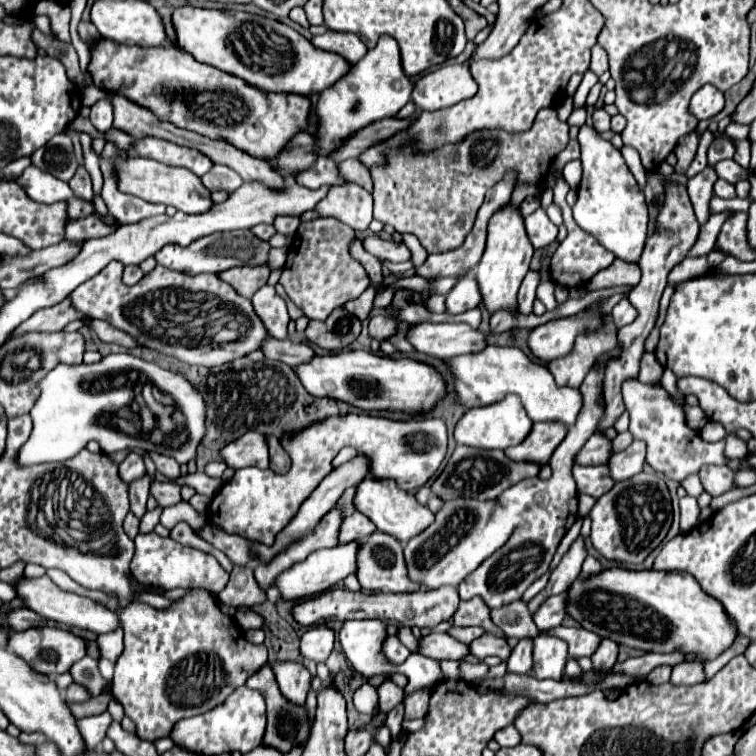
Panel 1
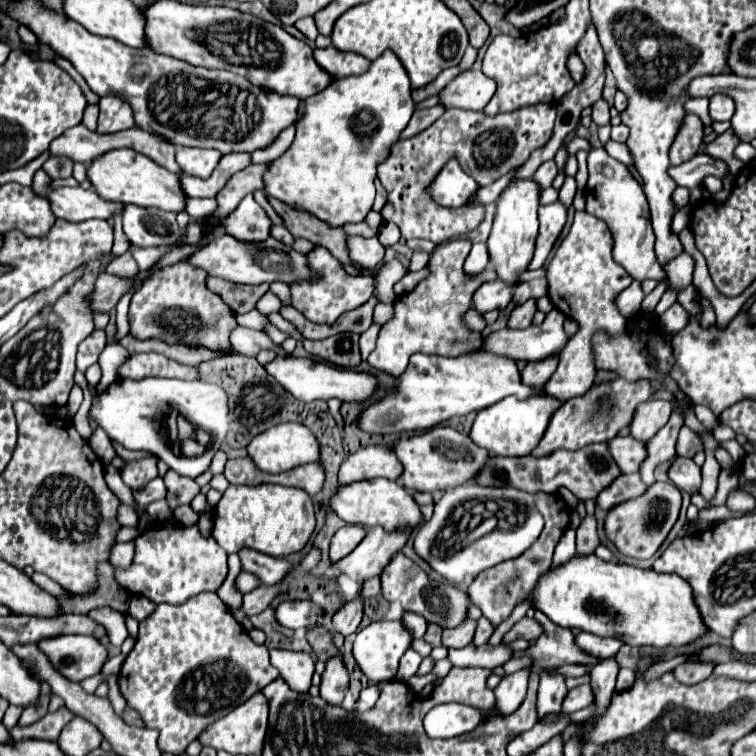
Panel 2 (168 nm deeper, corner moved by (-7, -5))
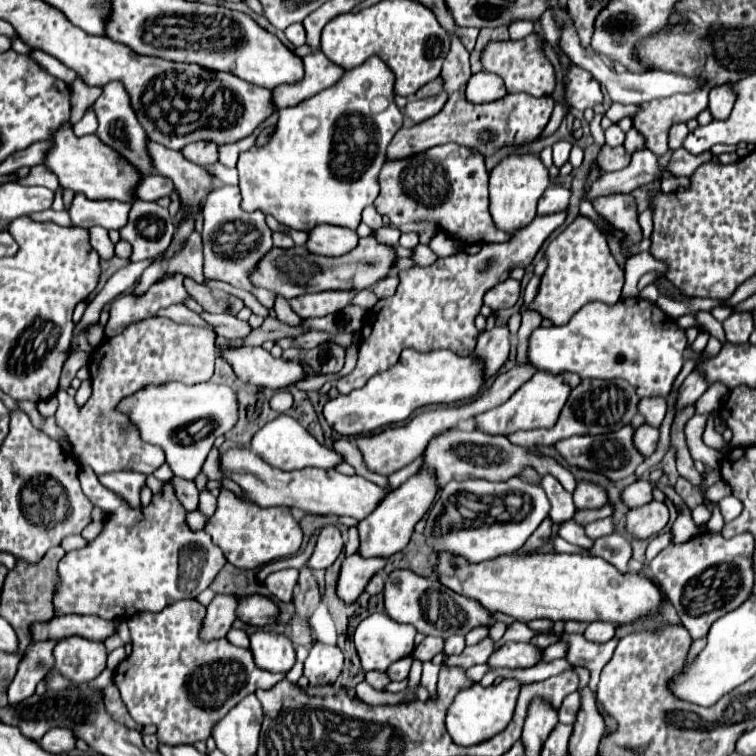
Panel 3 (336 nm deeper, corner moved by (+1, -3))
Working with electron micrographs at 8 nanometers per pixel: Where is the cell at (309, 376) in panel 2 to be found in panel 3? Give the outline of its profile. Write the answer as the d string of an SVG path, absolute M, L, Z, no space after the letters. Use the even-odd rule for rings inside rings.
M258 346L224 348L220 356L232 366L234 374L254 386L284 390L286 386L304 378L304 370L298 362L274 358L270 352Z

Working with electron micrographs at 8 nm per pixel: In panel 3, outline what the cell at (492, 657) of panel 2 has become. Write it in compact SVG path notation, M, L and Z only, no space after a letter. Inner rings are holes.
M506 642L488 660L492 668L532 668L538 662L542 662L542 650L522 642Z

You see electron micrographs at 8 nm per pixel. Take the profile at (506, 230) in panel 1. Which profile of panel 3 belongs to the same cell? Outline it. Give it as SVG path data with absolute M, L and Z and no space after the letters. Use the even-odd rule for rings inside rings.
M510 154L500 160L490 172L490 214L494 224L510 234L530 224L536 216L536 202L548 186L548 168L542 164L538 154Z

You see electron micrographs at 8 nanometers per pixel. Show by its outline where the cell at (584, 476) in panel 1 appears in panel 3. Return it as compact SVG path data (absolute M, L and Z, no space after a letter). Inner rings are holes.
M636 480L622 492L622 502L626 502L630 508L632 506L642 506L646 502L652 502L652 484L646 480Z

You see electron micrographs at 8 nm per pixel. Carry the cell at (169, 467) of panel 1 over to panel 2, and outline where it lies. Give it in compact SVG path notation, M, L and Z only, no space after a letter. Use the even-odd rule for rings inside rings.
M168 470L164 476L164 484L168 488L168 506L170 510L176 510L182 504L190 504L192 498L200 492L200 486L192 478L184 478L176 474L174 470Z

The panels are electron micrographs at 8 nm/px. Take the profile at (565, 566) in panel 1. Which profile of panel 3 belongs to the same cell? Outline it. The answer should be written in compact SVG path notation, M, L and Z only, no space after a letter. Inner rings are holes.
M580 480L574 490L574 504L578 510L588 510L588 508L602 508L608 502L608 494L602 486Z

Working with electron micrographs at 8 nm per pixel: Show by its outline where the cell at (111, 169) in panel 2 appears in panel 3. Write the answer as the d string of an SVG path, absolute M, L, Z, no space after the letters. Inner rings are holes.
M66 124L50 136L52 146L46 152L44 166L58 176L60 188L70 188L72 192L80 192L90 200L124 200L134 202L132 190L140 180L140 174L130 166L126 158L116 154L110 146L106 146L96 134L92 136L74 136L72 124Z

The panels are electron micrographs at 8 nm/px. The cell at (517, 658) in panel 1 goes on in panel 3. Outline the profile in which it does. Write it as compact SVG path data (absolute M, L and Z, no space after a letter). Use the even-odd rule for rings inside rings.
M500 680L488 688L480 684L472 684L470 688L460 690L446 712L448 734L460 746L476 746L484 740L490 740L490 736L502 732L510 724L516 708L518 692L520 692L520 684L516 680Z

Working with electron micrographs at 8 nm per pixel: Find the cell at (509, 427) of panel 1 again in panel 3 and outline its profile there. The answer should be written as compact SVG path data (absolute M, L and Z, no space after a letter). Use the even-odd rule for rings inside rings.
M538 370L528 382L524 382L520 386L518 392L512 394L512 398L484 414L478 414L476 420L476 428L484 430L488 434L512 434L516 430L534 430L534 428L550 428L554 426L554 422L558 420L558 414L562 412L562 406L566 404L568 396L570 396L572 386L568 386L564 382L562 376Z

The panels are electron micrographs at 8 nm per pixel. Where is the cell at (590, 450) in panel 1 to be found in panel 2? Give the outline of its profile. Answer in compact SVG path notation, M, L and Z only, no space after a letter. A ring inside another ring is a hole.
M616 436L608 442L608 448L610 448L610 454L614 456L614 462L618 464L622 474L638 472L640 462L646 458L644 442L638 442L632 436L626 436L626 438Z

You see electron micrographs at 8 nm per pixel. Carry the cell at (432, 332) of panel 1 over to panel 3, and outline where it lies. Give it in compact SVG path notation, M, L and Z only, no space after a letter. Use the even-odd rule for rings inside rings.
M620 298L614 306L606 306L602 302L590 302L582 306L568 324L564 326L550 326L550 328L536 328L530 336L528 358L538 370L548 370L552 374L572 372L580 378L624 378L628 380L640 398L660 396L666 398L672 390L676 376L684 364L684 350L686 350L686 332L666 316L656 304L644 298Z

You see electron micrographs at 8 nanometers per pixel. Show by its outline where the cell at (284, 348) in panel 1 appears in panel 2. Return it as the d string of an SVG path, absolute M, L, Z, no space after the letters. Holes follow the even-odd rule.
M236 328L230 336L230 342L240 354L248 354L248 356L256 356L260 350L272 350L276 352L276 356L290 356L282 346L274 344L270 336L266 336L266 332L258 332L250 328Z

